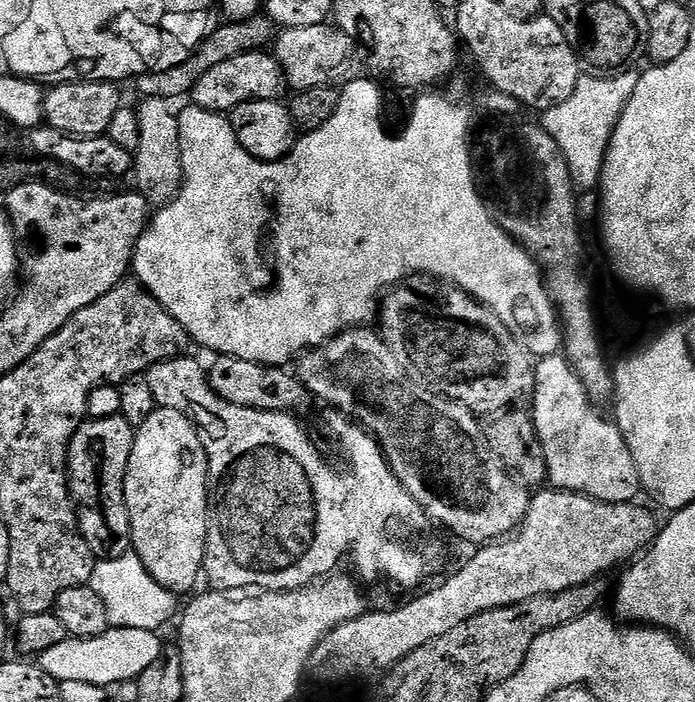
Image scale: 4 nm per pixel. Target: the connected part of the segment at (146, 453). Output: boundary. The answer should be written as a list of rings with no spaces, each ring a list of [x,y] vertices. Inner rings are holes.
[[[157,407],[154,412],[149,414],[144,424],[136,428],[134,450],[130,454],[130,462],[124,479],[124,497],[128,503],[130,526],[132,527],[131,551],[135,552],[138,558],[141,559],[142,565],[162,587],[168,588],[169,591],[175,594],[188,591],[188,593],[191,593],[193,591],[191,588],[195,586],[196,579],[199,581],[204,571],[204,555],[206,554],[206,538],[208,537],[208,455],[202,446],[200,429],[188,417],[178,410]]]

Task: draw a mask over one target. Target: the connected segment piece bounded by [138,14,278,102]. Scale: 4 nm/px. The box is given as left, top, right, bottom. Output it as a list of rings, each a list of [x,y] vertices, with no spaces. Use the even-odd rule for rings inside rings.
[[[257,14],[247,16],[245,20],[233,19],[231,22],[224,22],[219,26],[213,27],[205,36],[204,41],[197,46],[195,52],[186,58],[178,66],[170,66],[170,70],[158,70],[157,72],[148,72],[145,76],[139,77],[140,96],[154,100],[166,100],[176,102],[179,96],[187,97],[192,91],[192,87],[206,74],[206,70],[219,66],[226,62],[226,58],[238,58],[238,54],[247,52],[258,52],[267,49],[275,41],[278,35],[278,25],[267,14]]]

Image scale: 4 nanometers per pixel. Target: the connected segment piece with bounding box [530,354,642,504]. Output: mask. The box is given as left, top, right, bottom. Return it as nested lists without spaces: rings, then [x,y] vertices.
[[[563,355],[539,357],[534,367],[536,386],[530,396],[530,411],[546,454],[547,483],[553,489],[577,492],[598,502],[633,503],[642,492],[640,475],[619,428],[593,404]]]

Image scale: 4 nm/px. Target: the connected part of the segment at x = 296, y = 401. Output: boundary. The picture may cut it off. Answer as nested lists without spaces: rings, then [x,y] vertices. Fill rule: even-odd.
[[[217,355],[213,360],[216,361],[212,368],[210,364],[207,369],[208,383],[216,391],[218,398],[243,408],[257,408],[263,412],[301,414],[300,412],[307,410],[310,393],[295,371],[284,366],[250,362],[237,356]]]

